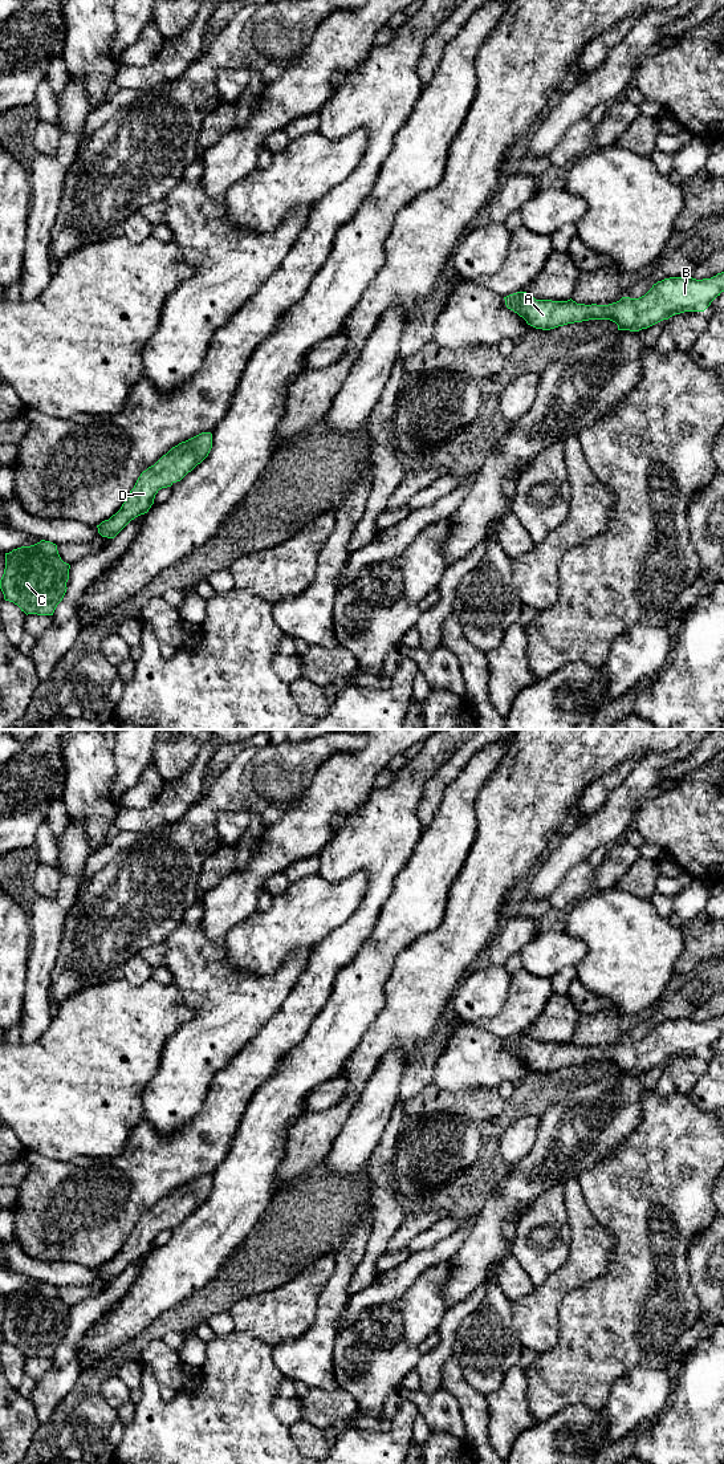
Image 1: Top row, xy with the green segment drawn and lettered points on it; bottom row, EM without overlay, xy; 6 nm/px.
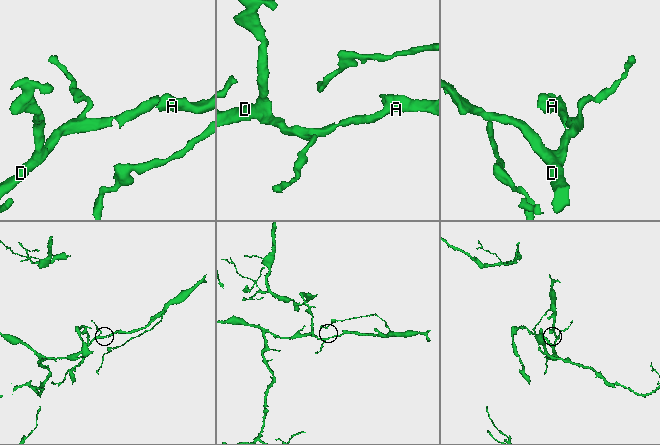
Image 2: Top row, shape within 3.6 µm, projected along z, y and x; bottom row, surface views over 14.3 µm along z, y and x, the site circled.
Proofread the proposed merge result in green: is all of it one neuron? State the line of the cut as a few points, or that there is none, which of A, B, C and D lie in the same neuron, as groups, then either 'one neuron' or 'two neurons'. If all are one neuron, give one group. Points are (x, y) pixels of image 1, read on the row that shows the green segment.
no cut; A B C D; one neuron

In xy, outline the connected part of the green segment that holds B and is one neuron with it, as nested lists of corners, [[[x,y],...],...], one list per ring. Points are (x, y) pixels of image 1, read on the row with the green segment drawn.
[[[724,272],[711,278],[696,280],[692,277],[670,277],[658,281],[639,298],[622,297],[609,305],[577,304],[572,298],[568,301],[536,300],[526,292],[517,292],[504,297],[508,309],[522,317],[528,325],[550,330],[568,324],[589,320],[610,320],[618,325],[618,330],[639,332],[663,320],[684,312],[704,312],[711,302],[724,292]]]

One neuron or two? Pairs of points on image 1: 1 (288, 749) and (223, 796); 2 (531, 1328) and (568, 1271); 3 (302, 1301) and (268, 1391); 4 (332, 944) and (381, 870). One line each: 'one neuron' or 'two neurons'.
1: one neuron
2: one neuron
3: two neurons
4: one neuron

